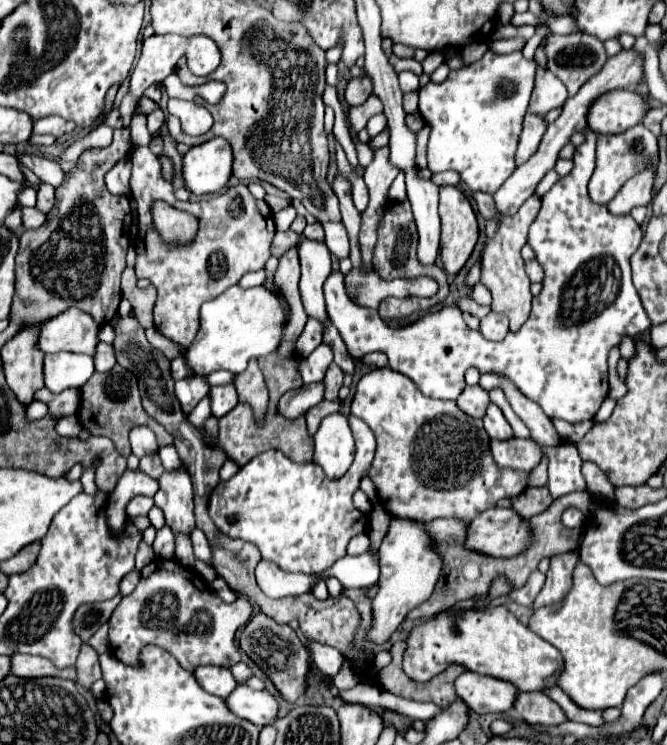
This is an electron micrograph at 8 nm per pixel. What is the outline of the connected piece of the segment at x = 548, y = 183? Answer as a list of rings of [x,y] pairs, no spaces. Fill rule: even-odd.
[[[551,169],[551,171],[549,171],[549,173],[539,181],[539,185],[537,185],[537,189],[535,189],[535,195],[543,197],[543,195],[545,195],[545,193],[547,193],[547,191],[557,183],[557,181],[559,181],[559,175]]]

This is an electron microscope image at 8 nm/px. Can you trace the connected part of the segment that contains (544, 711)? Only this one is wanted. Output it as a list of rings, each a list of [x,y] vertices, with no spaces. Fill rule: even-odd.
[[[519,693],[513,713],[515,717],[523,719],[529,725],[553,727],[569,721],[563,709],[559,707],[559,703],[555,703],[543,693]]]

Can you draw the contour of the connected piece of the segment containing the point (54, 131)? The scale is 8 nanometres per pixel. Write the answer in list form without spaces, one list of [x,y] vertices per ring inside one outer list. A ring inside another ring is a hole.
[[[55,115],[43,117],[43,119],[35,121],[35,125],[33,125],[33,133],[35,133],[35,135],[51,133],[51,135],[55,135],[55,137],[65,137],[65,135],[73,133],[73,129],[75,129],[75,125],[73,125],[71,121],[67,121],[67,119],[63,119],[63,117],[55,117]]]

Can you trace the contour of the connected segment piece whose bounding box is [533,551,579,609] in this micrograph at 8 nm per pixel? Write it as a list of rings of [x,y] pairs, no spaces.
[[[569,551],[569,553],[559,553],[551,557],[551,567],[547,571],[547,581],[541,589],[541,593],[537,595],[533,609],[539,607],[547,607],[547,605],[555,605],[561,599],[567,597],[569,589],[573,587],[573,569],[579,561],[579,553],[577,551]]]

